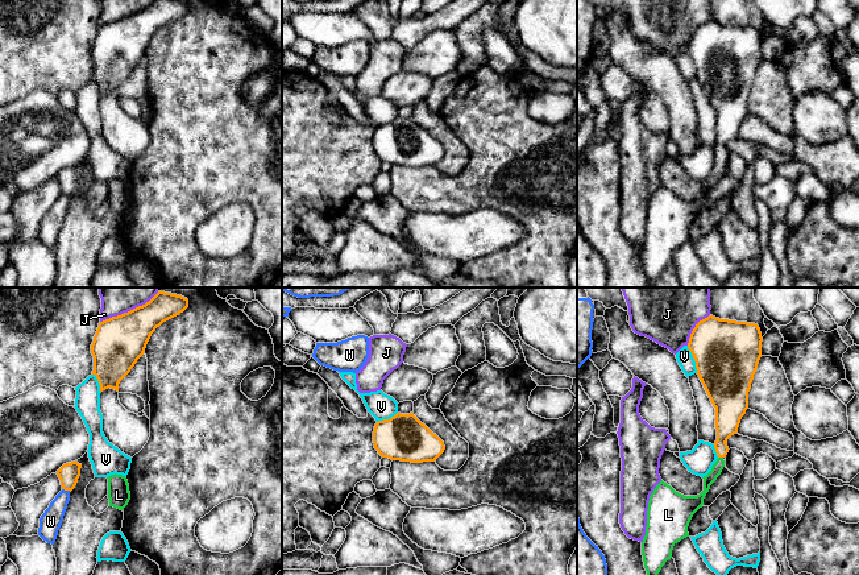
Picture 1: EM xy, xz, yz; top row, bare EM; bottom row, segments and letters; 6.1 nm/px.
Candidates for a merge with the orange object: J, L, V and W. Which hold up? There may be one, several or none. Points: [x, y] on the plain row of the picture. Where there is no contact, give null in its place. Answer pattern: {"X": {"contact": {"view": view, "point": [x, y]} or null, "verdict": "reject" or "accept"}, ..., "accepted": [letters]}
{"J": {"contact": {"view": "xy", "point": [128, 16]}, "verdict": "reject"}, "L": {"contact": {"view": "yz", "point": [721, 161]}, "verdict": "accept"}, "V": {"contact": {"view": "yz", "point": [693, 62]}, "verdict": "reject"}, "W": {"contact": {"view": "xy", "point": [66, 194]}, "verdict": "reject"}, "accepted": ["L"]}

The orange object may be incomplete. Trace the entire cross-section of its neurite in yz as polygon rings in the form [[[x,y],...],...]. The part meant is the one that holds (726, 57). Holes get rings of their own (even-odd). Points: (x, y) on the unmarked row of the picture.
[[[713,20],[700,25],[693,33],[688,53],[696,66],[697,79],[715,112],[717,145],[714,153],[717,166],[711,175],[704,181],[704,195],[697,200],[684,200],[676,197],[663,185],[656,190],[650,200],[647,214],[646,240],[642,247],[642,260],[647,276],[647,288],[652,288],[661,272],[672,262],[673,251],[689,241],[688,231],[693,219],[702,212],[704,203],[710,190],[721,179],[729,157],[727,144],[738,137],[742,121],[748,113],[748,96],[754,79],[762,62],[762,37],[758,29],[719,24]]]

